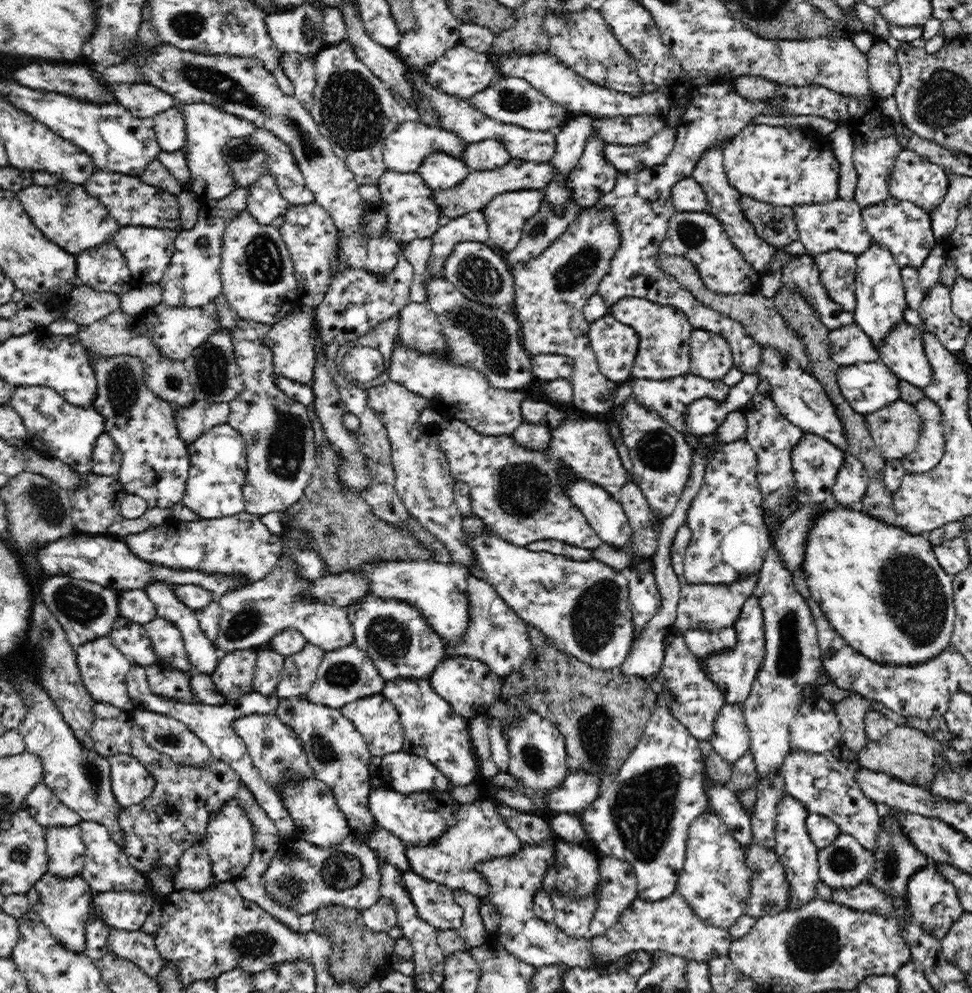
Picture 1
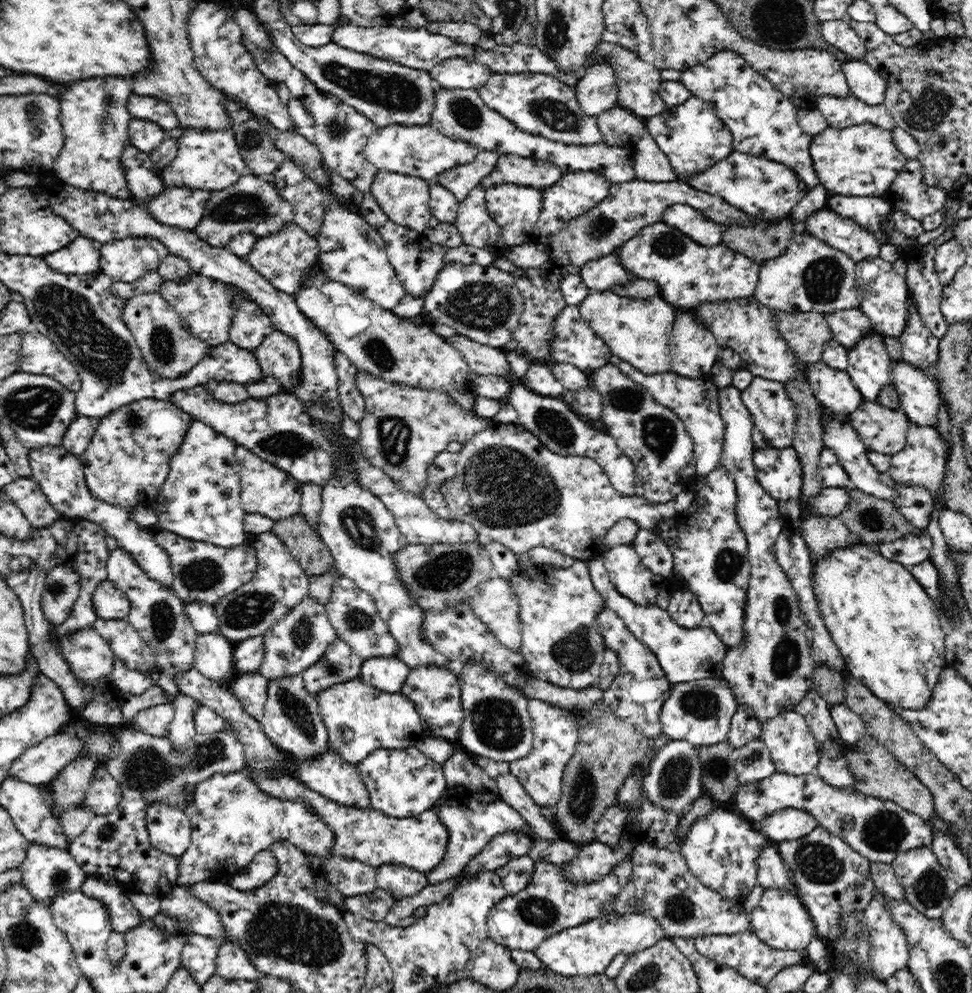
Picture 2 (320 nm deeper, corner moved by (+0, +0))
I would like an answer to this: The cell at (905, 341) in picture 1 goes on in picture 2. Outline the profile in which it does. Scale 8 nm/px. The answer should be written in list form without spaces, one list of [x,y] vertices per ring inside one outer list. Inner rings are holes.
[[[906,360],[891,362],[893,385],[899,396],[900,410],[912,424],[938,429],[941,396],[937,384],[924,370]]]

